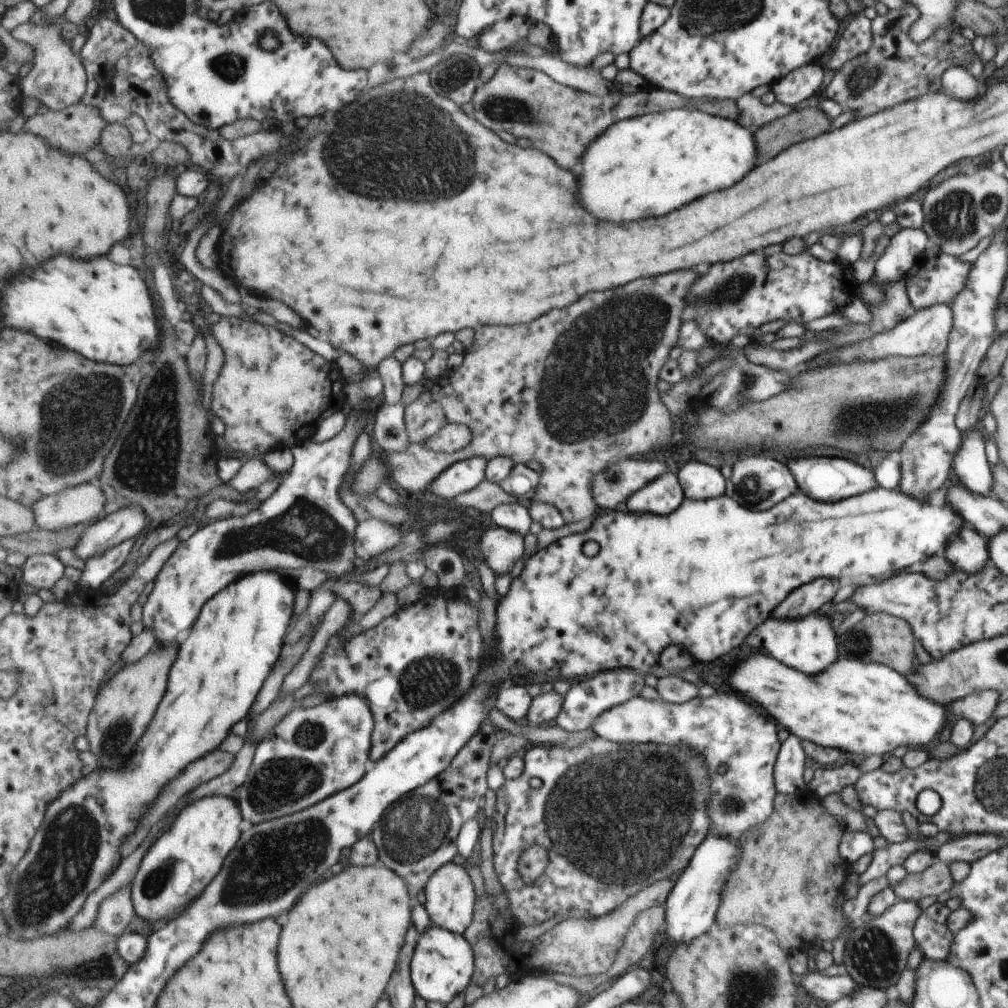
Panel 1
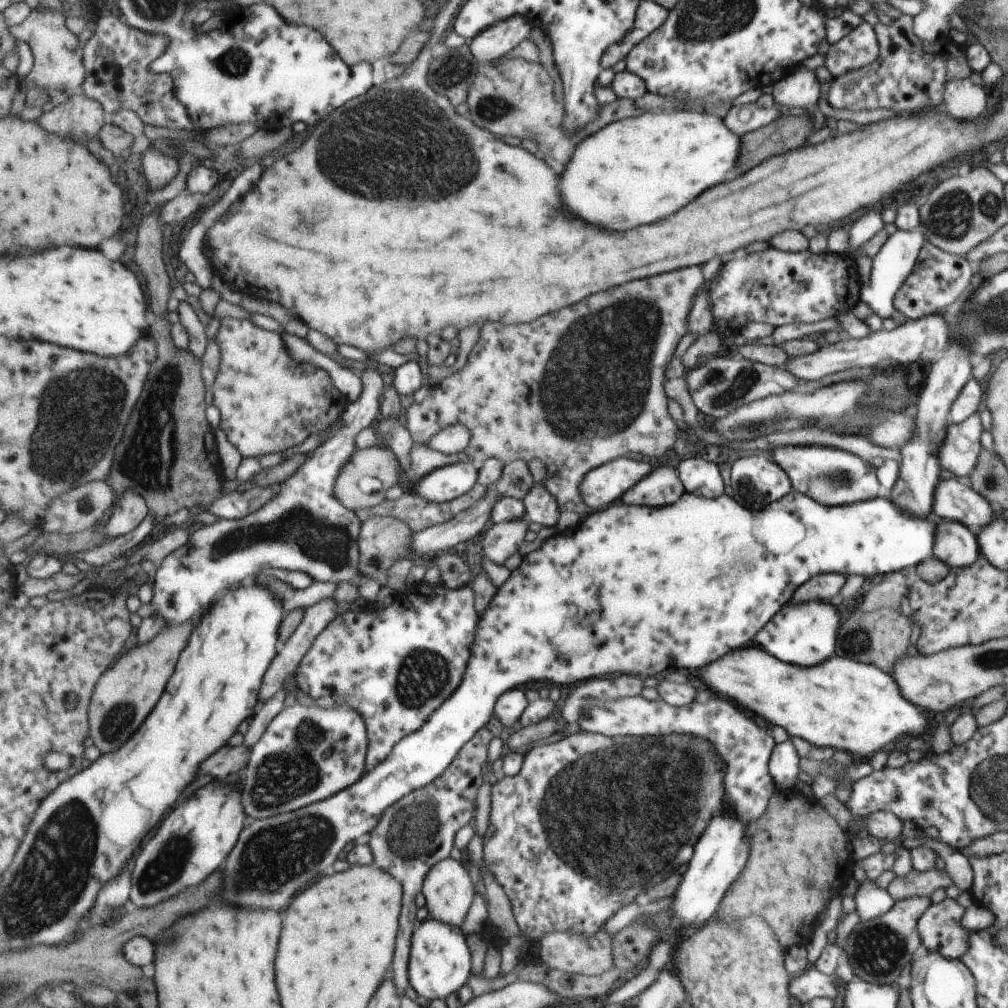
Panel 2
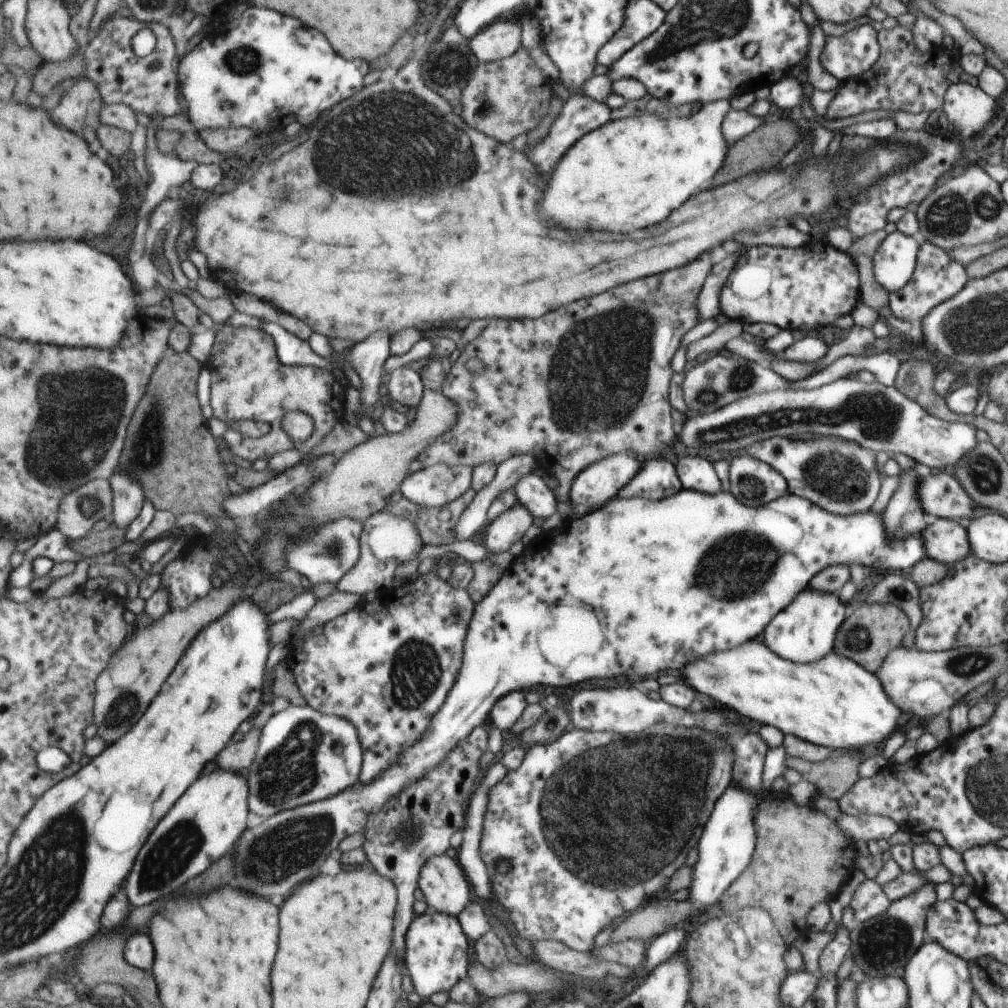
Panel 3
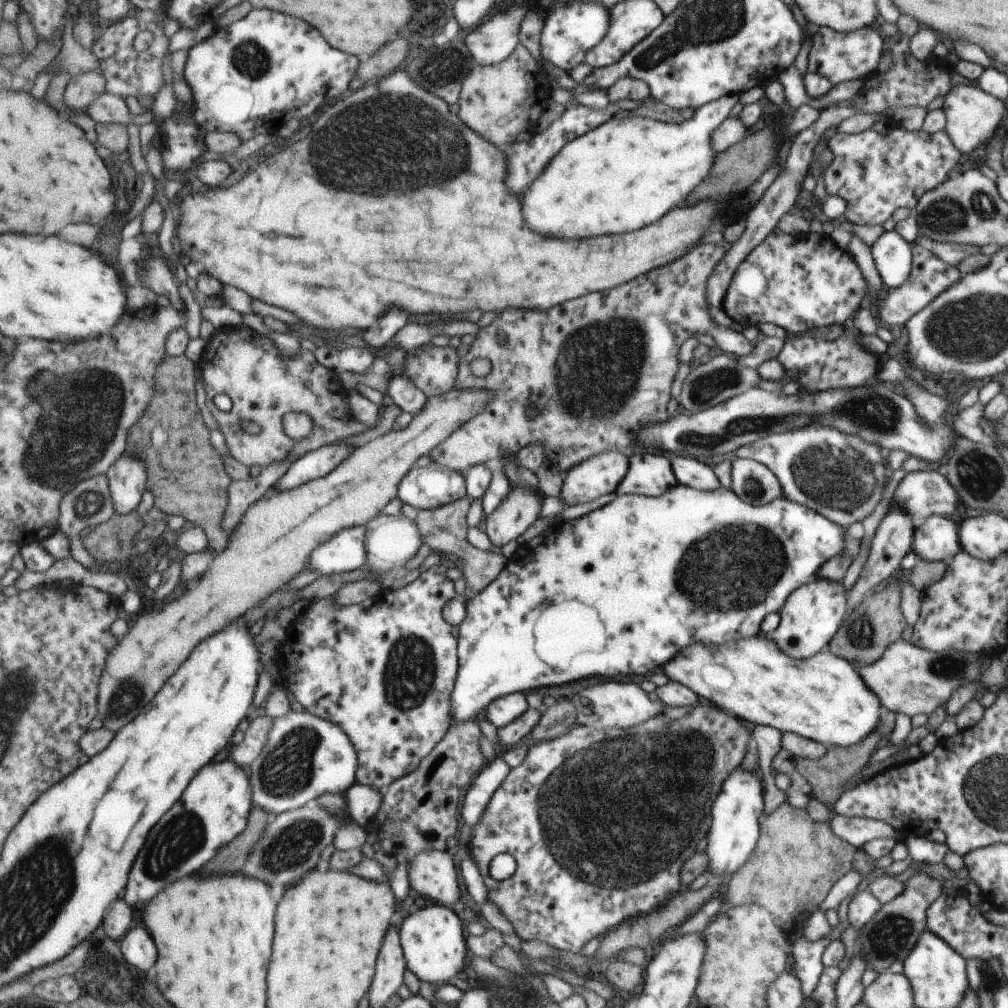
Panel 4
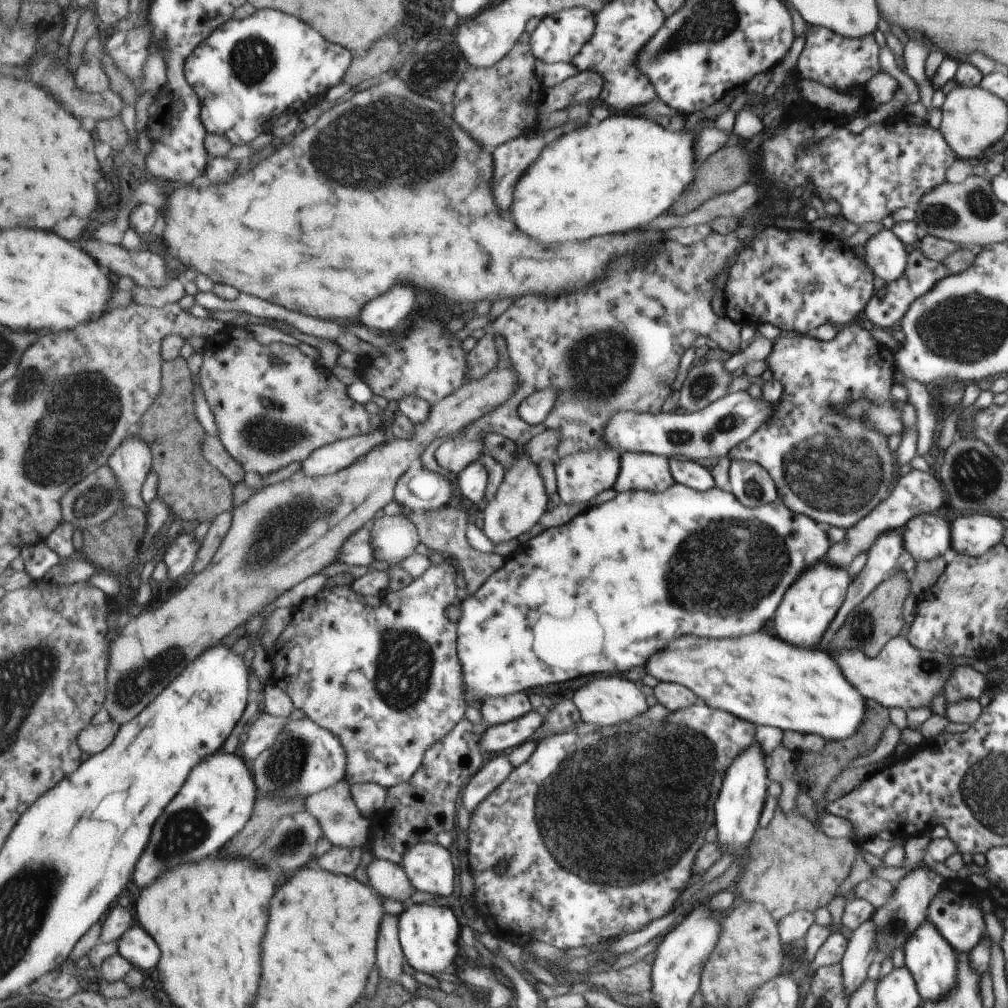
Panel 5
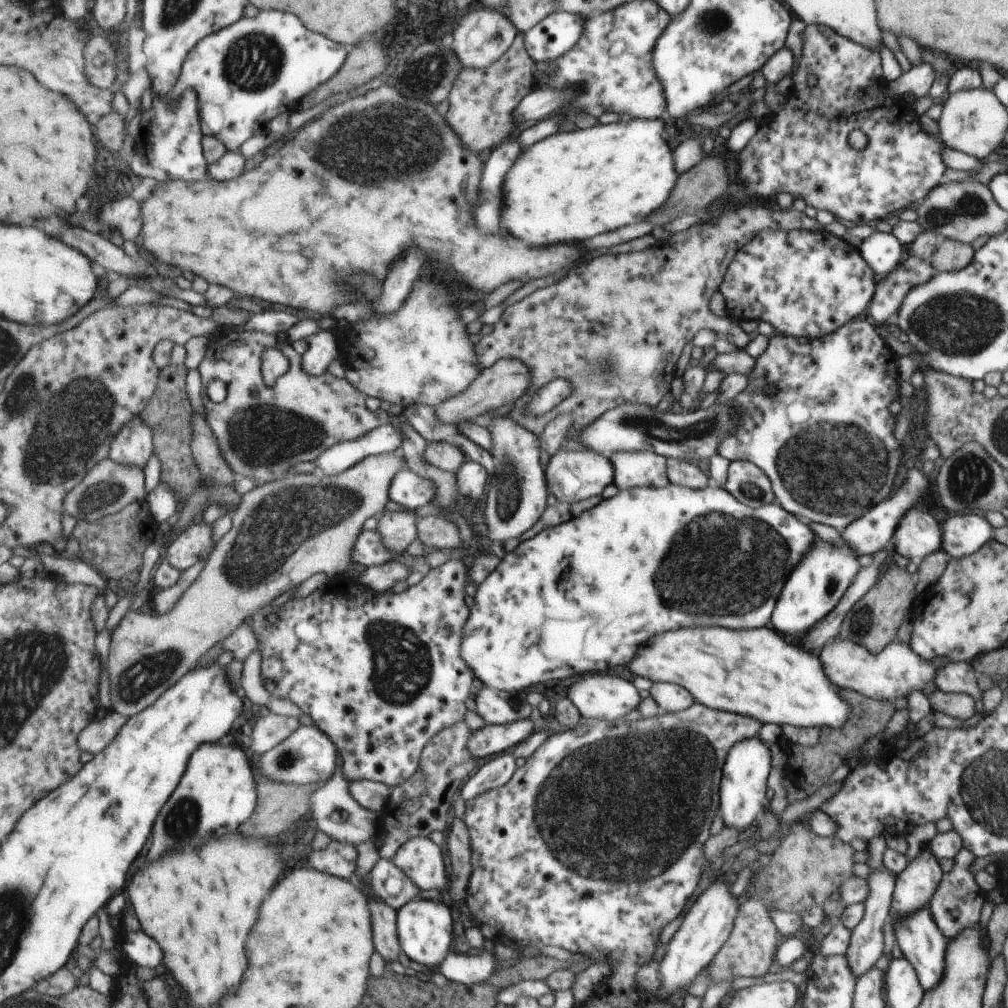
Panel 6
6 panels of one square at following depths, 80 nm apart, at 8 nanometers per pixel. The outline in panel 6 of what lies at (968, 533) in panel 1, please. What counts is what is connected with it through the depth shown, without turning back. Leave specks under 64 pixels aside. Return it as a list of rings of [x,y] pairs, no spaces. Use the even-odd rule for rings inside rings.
[[[909,507],[896,522],[891,542],[903,558],[923,558],[940,550],[940,526],[924,508]]]

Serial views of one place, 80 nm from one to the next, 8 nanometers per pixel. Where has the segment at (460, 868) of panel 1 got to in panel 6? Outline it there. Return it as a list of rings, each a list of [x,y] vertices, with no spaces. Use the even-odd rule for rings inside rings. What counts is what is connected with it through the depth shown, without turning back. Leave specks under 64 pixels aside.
[[[413,837],[391,860],[422,890],[450,888],[443,850],[428,837]]]

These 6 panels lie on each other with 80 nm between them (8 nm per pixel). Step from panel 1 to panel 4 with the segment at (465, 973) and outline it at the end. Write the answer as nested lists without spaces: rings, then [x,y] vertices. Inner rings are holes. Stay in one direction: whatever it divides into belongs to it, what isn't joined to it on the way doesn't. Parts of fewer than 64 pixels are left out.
[[[428,902],[424,907],[412,908],[402,922],[400,937],[406,965],[420,980],[448,984],[450,978],[455,980],[469,964],[465,922],[443,905]]]

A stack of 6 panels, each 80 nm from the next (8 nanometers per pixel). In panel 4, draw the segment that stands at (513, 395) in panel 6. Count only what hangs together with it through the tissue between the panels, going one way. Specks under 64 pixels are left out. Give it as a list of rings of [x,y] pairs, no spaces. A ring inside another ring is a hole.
[[[457,389],[448,392],[447,394],[442,394],[440,397],[428,398],[425,408],[413,417],[411,424],[403,430],[387,433],[385,436],[378,438],[376,441],[368,442],[367,444],[357,446],[357,450],[345,461],[342,462],[333,472],[330,472],[327,476],[306,482],[301,486],[292,489],[270,489],[269,494],[265,497],[260,498],[257,502],[254,502],[248,509],[247,512],[242,516],[239,524],[233,529],[230,535],[230,541],[226,546],[223,553],[215,554],[214,559],[208,566],[208,569],[202,573],[202,577],[190,588],[178,592],[178,594],[171,600],[161,607],[159,610],[151,609],[150,612],[146,612],[137,619],[132,619],[132,624],[129,626],[128,631],[119,641],[119,644],[115,646],[111,653],[108,654],[107,668],[104,670],[102,681],[100,682],[100,712],[99,718],[101,718],[103,727],[107,727],[109,730],[121,730],[125,724],[129,724],[133,718],[135,718],[135,712],[143,712],[145,706],[157,696],[157,692],[167,684],[167,680],[171,676],[177,674],[177,670],[181,668],[183,662],[187,662],[187,658],[191,656],[191,652],[209,636],[213,636],[215,632],[221,632],[225,630],[227,626],[231,626],[233,622],[237,622],[241,616],[245,616],[249,610],[257,608],[263,604],[265,598],[269,598],[273,592],[277,592],[279,588],[283,588],[287,582],[291,582],[295,576],[303,574],[306,570],[310,570],[310,563],[312,562],[312,554],[316,549],[319,549],[321,545],[332,540],[337,533],[340,533],[343,529],[349,529],[351,527],[363,526],[370,523],[381,510],[393,500],[393,498],[398,498],[398,492],[400,490],[400,482],[405,478],[406,474],[415,466],[415,462],[423,456],[423,454],[430,453],[436,446],[439,446],[444,440],[451,437],[456,430],[459,430],[463,425],[467,424],[472,418],[475,418],[479,413],[482,413],[488,408],[488,405],[492,402],[494,397],[493,393],[486,391],[485,389]]]

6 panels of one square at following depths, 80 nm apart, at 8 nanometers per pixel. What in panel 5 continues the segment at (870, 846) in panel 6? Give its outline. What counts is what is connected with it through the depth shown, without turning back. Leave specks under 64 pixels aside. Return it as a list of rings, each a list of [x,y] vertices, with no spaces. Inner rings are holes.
[[[871,918],[854,928],[846,942],[840,960],[840,971],[846,997],[857,990],[866,978],[871,962],[878,960],[878,948],[874,943],[875,931]]]

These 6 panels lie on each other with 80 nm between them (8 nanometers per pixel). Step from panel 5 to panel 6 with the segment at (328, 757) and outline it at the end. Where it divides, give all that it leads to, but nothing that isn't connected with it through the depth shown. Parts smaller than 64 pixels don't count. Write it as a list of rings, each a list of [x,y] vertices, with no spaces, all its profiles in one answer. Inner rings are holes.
[[[301,726],[286,741],[261,755],[261,766],[269,778],[305,786],[327,781],[335,774],[337,747],[332,738],[317,726]]]

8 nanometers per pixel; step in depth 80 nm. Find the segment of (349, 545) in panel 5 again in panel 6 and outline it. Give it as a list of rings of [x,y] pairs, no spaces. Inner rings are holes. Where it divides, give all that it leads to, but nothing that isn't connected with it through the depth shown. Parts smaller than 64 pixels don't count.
[[[376,528],[360,534],[353,558],[354,562],[368,568],[395,561],[399,556],[384,543],[384,536]]]

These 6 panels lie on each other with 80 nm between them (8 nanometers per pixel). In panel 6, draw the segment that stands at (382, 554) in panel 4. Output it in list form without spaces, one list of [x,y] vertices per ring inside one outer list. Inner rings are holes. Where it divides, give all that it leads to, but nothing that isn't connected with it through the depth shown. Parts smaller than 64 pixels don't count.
[[[409,509],[386,511],[380,516],[377,530],[384,536],[384,543],[401,556],[407,546],[418,538],[419,521],[417,512]]]

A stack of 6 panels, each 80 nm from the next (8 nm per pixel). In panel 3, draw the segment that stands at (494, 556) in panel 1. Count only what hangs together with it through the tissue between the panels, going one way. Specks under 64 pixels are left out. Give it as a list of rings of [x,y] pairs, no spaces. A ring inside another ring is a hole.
[[[519,501],[515,506],[499,515],[488,524],[484,544],[488,553],[505,552],[515,542],[519,542],[527,530],[533,526],[534,514]]]

